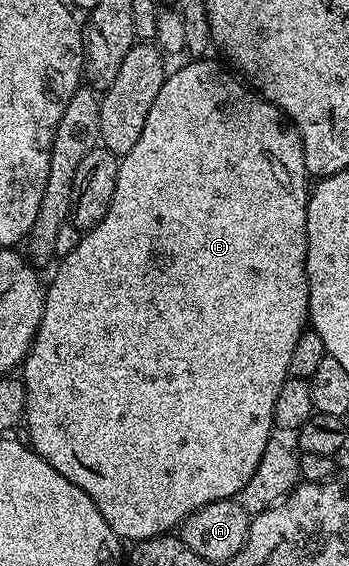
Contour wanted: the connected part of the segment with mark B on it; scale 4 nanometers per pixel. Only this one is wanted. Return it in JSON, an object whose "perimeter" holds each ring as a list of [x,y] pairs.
{"perimeter":[[[199,59],[199,60],[196,60],[196,61],[189,61],[189,63],[187,63],[187,65],[179,65],[179,66],[177,66],[177,68],[175,68],[175,69],[174,69],[174,70],[173,70],[173,72],[171,72],[171,73],[170,73],[170,74],[169,74],[169,76],[167,76],[167,78],[166,78],[166,81],[165,81],[165,82],[164,82],[164,84],[163,84],[163,85],[162,85],[162,86],[161,86],[161,87],[160,87],[160,95],[156,95],[156,103],[152,103],[152,111],[148,111],[148,119],[144,119],[144,131],[140,131],[140,139],[136,139],[136,147],[132,147],[132,151],[128,151],[128,152],[127,152],[127,153],[126,153],[126,156],[125,156],[125,157],[123,157],[123,158],[121,158],[121,160],[119,160],[119,163],[118,163],[118,178],[117,178],[117,179],[116,179],[116,191],[115,191],[115,192],[114,192],[114,194],[113,194],[113,195],[112,195],[112,203],[111,203],[111,204],[110,204],[110,206],[109,206],[109,207],[108,207],[108,215],[104,215],[104,219],[100,219],[100,223],[96,223],[96,227],[92,227],[92,228],[91,228],[91,229],[88,229],[88,230],[85,230],[85,232],[83,232],[83,233],[82,233],[82,234],[81,234],[81,236],[79,236],[79,239],[78,239],[78,242],[77,242],[77,243],[76,243],[76,248],[75,248],[75,249],[73,249],[73,250],[72,250],[72,252],[71,252],[71,253],[70,253],[70,254],[69,254],[69,255],[68,255],[68,256],[66,256],[66,257],[64,257],[64,258],[61,258],[61,260],[59,260],[59,261],[58,261],[58,262],[57,262],[57,264],[58,264],[58,270],[56,270],[56,271],[55,271],[55,273],[54,273],[54,278],[52,278],[52,279],[51,279],[51,281],[48,281],[48,284],[47,284],[47,285],[46,285],[46,286],[45,286],[45,289],[44,289],[44,300],[43,300],[43,303],[42,303],[42,318],[41,318],[41,319],[40,319],[40,327],[39,327],[39,328],[38,328],[38,334],[36,334],[36,335],[35,335],[35,336],[34,336],[34,343],[33,343],[33,345],[31,345],[31,346],[30,346],[30,352],[29,352],[29,353],[27,353],[27,354],[26,354],[26,360],[25,360],[25,361],[23,361],[23,362],[22,362],[22,364],[21,364],[21,366],[20,366],[20,380],[21,380],[21,382],[22,382],[22,384],[23,384],[23,385],[24,385],[24,386],[25,386],[25,388],[26,388],[26,407],[25,407],[25,414],[24,414],[24,426],[25,426],[25,425],[26,425],[26,429],[27,429],[27,431],[28,431],[28,432],[30,432],[30,437],[29,437],[29,436],[28,436],[28,441],[29,441],[29,444],[30,444],[30,445],[31,445],[31,446],[32,446],[32,448],[33,448],[33,450],[34,450],[34,452],[35,452],[35,453],[39,453],[39,454],[40,454],[40,456],[41,456],[41,457],[42,457],[42,458],[44,458],[44,460],[46,460],[46,461],[47,461],[47,463],[49,463],[49,465],[51,465],[51,466],[52,466],[52,467],[56,467],[56,471],[60,471],[60,475],[64,475],[64,479],[68,479],[68,480],[69,480],[69,481],[71,481],[71,482],[72,482],[72,483],[76,483],[76,487],[80,487],[80,491],[84,491],[84,492],[85,492],[85,493],[86,493],[86,494],[87,494],[87,495],[88,495],[88,499],[92,499],[92,503],[96,503],[96,507],[97,507],[97,508],[98,508],[98,510],[99,510],[99,511],[100,511],[100,515],[104,515],[104,519],[105,519],[105,520],[106,520],[106,522],[107,522],[107,523],[108,523],[108,527],[112,527],[112,531],[113,531],[113,532],[114,532],[114,533],[115,533],[115,535],[117,535],[117,537],[118,537],[118,538],[120,538],[120,539],[121,539],[121,540],[122,540],[122,541],[123,541],[123,542],[126,542],[126,543],[137,543],[137,542],[139,542],[139,541],[144,541],[144,540],[150,540],[150,539],[152,539],[152,538],[153,538],[153,537],[156,537],[156,536],[160,536],[160,535],[162,535],[162,534],[169,534],[169,533],[170,533],[170,532],[171,532],[171,531],[174,531],[174,530],[177,530],[177,529],[178,529],[178,528],[179,528],[179,526],[181,526],[181,523],[182,523],[182,520],[183,520],[183,519],[184,519],[184,518],[185,518],[185,517],[187,517],[187,516],[188,516],[188,515],[192,515],[192,514],[193,514],[193,513],[195,513],[195,511],[197,511],[197,510],[198,510],[198,509],[199,509],[199,508],[200,508],[200,507],[204,507],[204,506],[205,506],[205,505],[207,505],[207,504],[208,504],[208,503],[216,503],[216,502],[217,502],[217,501],[228,501],[228,500],[231,500],[231,499],[234,499],[234,498],[237,498],[237,495],[238,495],[238,492],[239,492],[239,491],[240,491],[240,490],[241,490],[241,489],[242,489],[242,488],[243,488],[243,487],[244,487],[244,483],[248,483],[248,479],[252,479],[252,475],[253,475],[253,474],[254,474],[254,472],[255,472],[255,471],[256,471],[256,467],[257,467],[257,466],[258,466],[258,464],[259,464],[259,463],[260,463],[260,459],[261,459],[261,458],[262,458],[262,456],[263,456],[263,455],[264,455],[264,447],[268,447],[268,443],[269,443],[269,442],[270,442],[270,441],[271,441],[271,439],[272,439],[272,434],[273,434],[273,433],[270,433],[270,432],[272,432],[272,431],[273,431],[273,432],[275,432],[275,429],[276,429],[276,426],[275,426],[275,424],[274,424],[274,408],[275,408],[275,407],[276,407],[276,395],[280,395],[280,387],[284,387],[284,383],[285,383],[285,382],[286,382],[286,378],[287,378],[287,377],[289,377],[289,376],[290,376],[290,364],[291,364],[291,363],[292,363],[292,351],[293,351],[293,350],[294,350],[294,349],[295,349],[295,348],[296,348],[296,339],[300,339],[300,335],[301,335],[301,334],[302,334],[302,333],[304,333],[304,332],[307,332],[307,329],[308,329],[308,318],[309,318],[309,315],[310,315],[310,284],[308,284],[308,283],[307,283],[307,282],[306,282],[306,205],[305,205],[305,204],[304,204],[304,202],[302,202],[302,189],[303,189],[303,188],[304,188],[304,187],[305,187],[305,186],[306,186],[306,185],[307,185],[307,184],[308,184],[308,174],[307,174],[307,171],[306,171],[306,156],[305,156],[305,155],[304,155],[304,151],[303,151],[303,150],[302,150],[302,136],[301,136],[301,135],[299,135],[299,134],[298,134],[298,131],[292,131],[292,127],[288,127],[288,123],[287,123],[287,125],[284,125],[284,123],[282,123],[282,121],[283,121],[283,120],[284,120],[284,119],[280,119],[280,117],[278,117],[278,115],[276,115],[276,113],[274,113],[274,111],[272,111],[272,107],[266,107],[266,101],[265,101],[265,103],[260,103],[260,95],[259,95],[259,94],[258,94],[258,93],[257,93],[257,92],[255,92],[255,90],[254,90],[254,89],[253,89],[253,88],[250,88],[250,87],[247,87],[247,86],[246,86],[246,85],[245,85],[245,84],[243,84],[243,82],[242,82],[242,81],[241,81],[241,80],[239,80],[239,78],[238,78],[238,77],[237,77],[237,76],[235,76],[235,74],[234,74],[234,73],[233,73],[233,72],[231,72],[231,70],[230,70],[230,69],[229,69],[229,68],[226,68],[226,69],[227,69],[227,70],[226,70],[226,69],[221,69],[221,67],[220,67],[220,66],[218,66],[218,65],[217,65],[217,63],[216,63],[216,62],[214,62],[214,61],[206,61],[206,60],[207,60],[207,59]]]}

